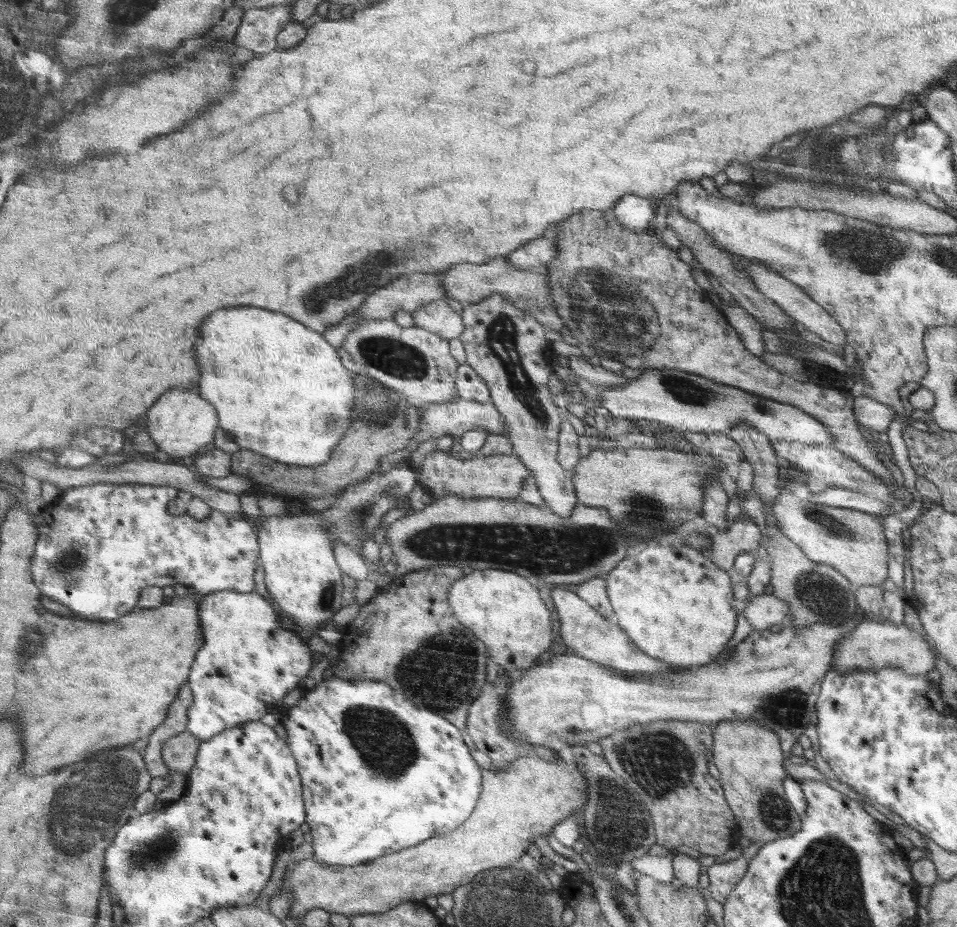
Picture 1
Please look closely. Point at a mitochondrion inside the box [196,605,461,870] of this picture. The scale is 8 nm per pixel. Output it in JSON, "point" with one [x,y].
{"point":[383,742]}

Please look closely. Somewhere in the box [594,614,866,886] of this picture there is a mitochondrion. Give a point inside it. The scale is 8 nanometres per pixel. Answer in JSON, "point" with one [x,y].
{"point":[658,763]}

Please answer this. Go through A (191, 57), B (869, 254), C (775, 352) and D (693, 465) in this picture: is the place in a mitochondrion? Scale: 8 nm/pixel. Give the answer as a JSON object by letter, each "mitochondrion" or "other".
{"A":"other","B":"mitochondrion","C":"other","D":"other"}

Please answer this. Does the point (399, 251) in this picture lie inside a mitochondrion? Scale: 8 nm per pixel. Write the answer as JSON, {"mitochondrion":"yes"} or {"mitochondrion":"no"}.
{"mitochondrion":"yes"}

